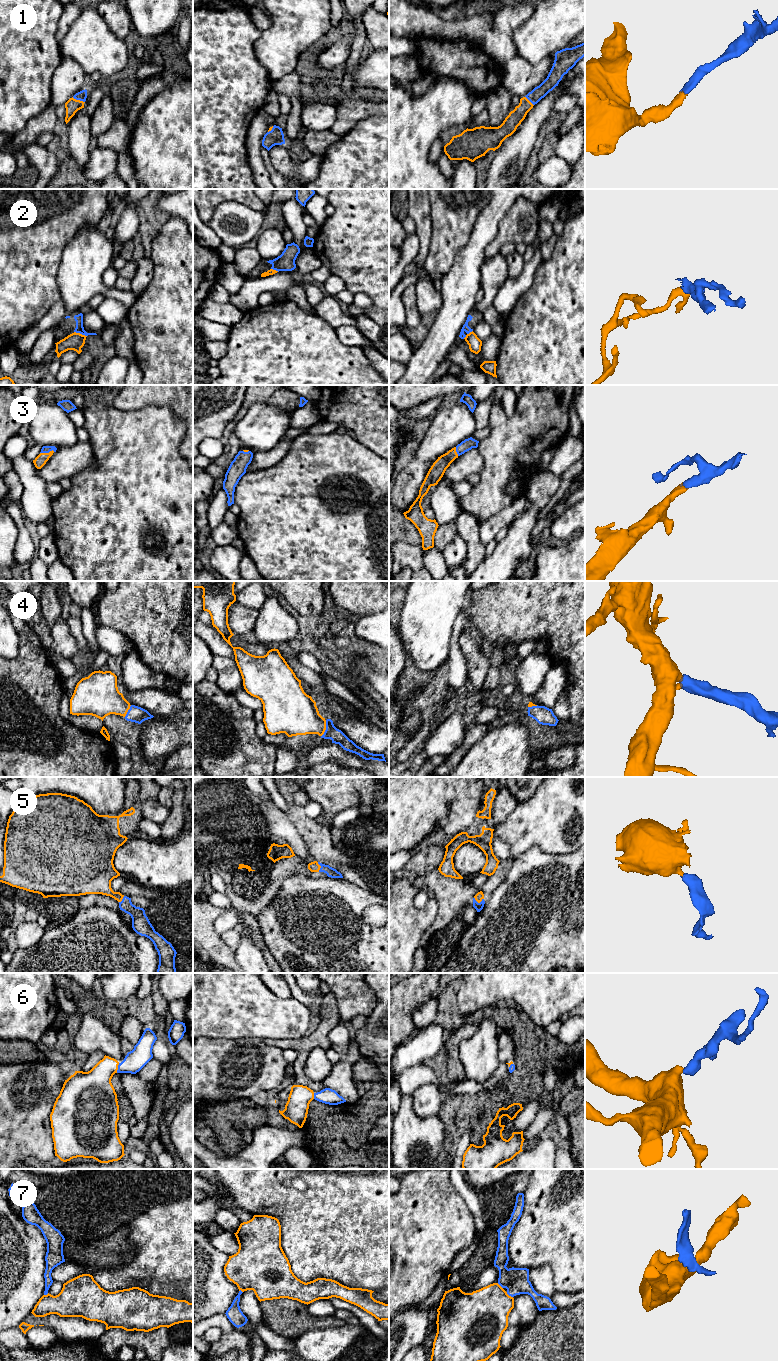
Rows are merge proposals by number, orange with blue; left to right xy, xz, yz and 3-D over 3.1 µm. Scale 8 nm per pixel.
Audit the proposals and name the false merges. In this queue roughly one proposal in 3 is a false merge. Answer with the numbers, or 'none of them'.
2, 7

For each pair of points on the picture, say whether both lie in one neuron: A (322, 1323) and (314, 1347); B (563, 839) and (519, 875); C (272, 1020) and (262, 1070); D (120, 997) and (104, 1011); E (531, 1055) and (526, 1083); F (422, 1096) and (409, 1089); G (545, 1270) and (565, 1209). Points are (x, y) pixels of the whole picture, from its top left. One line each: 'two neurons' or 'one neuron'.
A: two neurons
B: two neurons
C: two neurons
D: two neurons
E: one neuron
F: two neurons
G: two neurons

